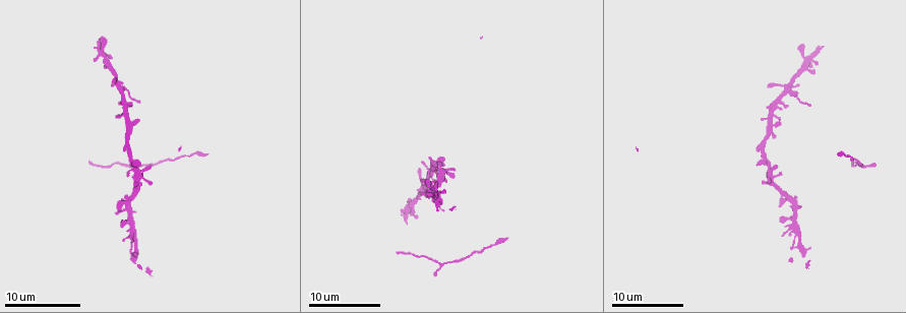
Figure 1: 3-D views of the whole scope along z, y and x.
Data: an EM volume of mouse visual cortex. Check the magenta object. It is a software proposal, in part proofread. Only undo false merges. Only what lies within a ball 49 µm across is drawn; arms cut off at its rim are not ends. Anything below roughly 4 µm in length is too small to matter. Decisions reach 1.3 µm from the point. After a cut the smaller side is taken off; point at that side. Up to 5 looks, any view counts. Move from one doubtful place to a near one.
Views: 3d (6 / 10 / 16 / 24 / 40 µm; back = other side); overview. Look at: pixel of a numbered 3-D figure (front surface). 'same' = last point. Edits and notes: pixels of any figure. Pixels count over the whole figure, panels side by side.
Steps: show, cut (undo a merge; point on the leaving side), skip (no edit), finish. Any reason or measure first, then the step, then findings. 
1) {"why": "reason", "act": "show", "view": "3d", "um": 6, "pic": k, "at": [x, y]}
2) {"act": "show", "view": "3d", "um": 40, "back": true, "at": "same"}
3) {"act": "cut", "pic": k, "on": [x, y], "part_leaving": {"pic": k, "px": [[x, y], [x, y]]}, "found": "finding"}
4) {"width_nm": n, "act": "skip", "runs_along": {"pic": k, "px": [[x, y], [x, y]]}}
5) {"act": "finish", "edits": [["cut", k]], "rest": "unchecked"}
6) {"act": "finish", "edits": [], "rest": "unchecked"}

{"why": "narrows sharply", "act": "show", "view": "3d", "um": 10, "pic": 1, "at": [447, 262]}

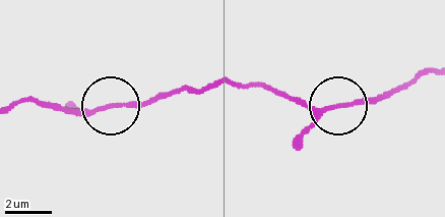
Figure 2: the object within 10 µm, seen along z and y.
{"act": "skip", "found": "continuous, no second neuron"}

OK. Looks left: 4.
{"why": "two arms in line, one across", "act": "show", "view": "3d", "um": 10, "pic": 1, "at": [132, 158]}

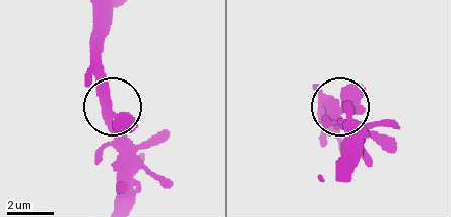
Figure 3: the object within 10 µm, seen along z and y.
{"why": "closer look", "act": "show", "view": "3d", "um": 6, "pic": 3, "at": [340, 109]}

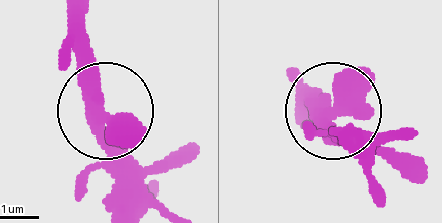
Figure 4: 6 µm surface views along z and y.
{"arms": 3, "act": "skip", "runs_along": {"pic": 4, "px": [[346, 144], [298, 75]]}, "found": "continuous, no second neuron"}

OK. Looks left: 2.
{"why": "side arm on a straight run", "act": "show", "view": "3d", "um": 10, "pic": 1, "at": [788, 197]}

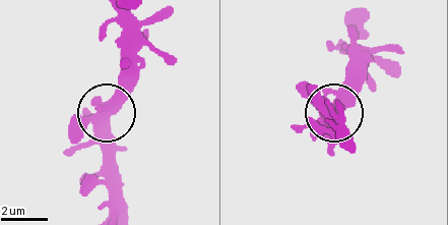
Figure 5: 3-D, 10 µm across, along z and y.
{"width_nm": 410, "act": "skip", "found": "all the same neuron"}

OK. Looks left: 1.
{"act": "finish", "edits": [], "rest": "unchecked"}

